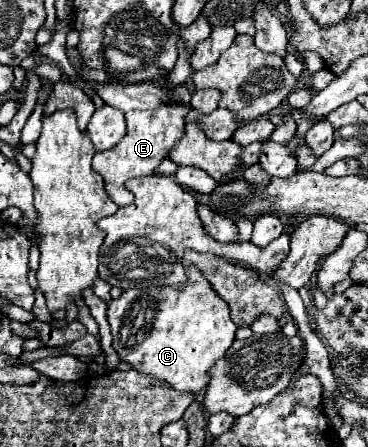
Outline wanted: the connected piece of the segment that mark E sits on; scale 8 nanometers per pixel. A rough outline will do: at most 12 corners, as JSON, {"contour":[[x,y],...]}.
{"contour":[[188,108],[126,114],[128,134],[96,152],[106,194],[132,204],[124,182],[148,176],[184,136]]}

